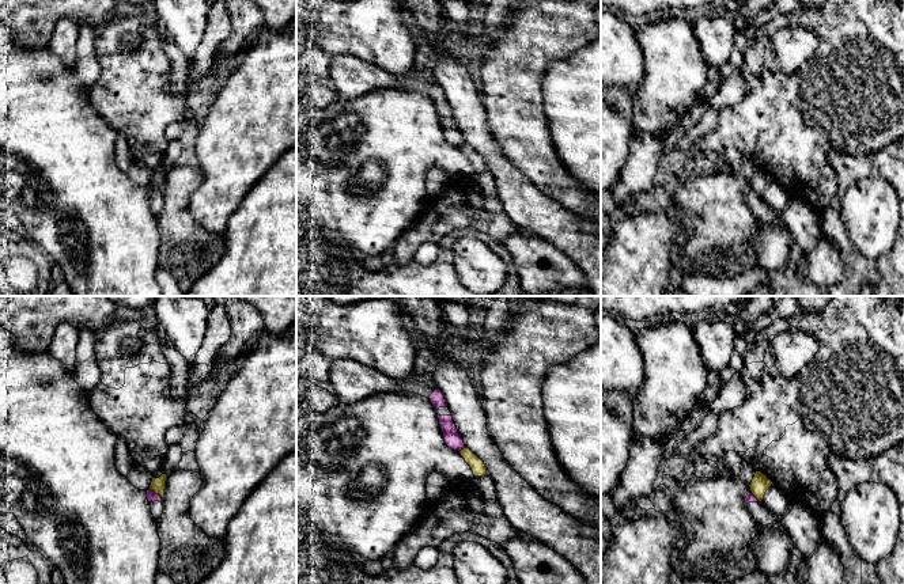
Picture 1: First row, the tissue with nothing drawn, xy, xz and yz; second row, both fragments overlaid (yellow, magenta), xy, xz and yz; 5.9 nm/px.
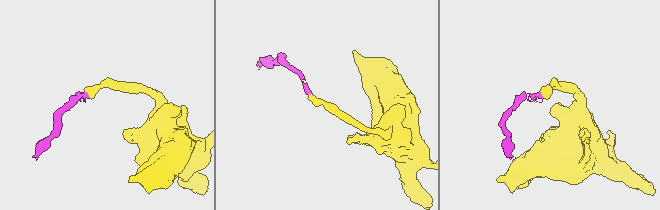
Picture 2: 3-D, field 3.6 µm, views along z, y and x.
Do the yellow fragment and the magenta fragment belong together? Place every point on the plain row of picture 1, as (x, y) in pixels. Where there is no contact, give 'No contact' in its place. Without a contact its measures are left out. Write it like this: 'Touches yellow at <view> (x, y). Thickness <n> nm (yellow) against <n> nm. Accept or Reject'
Touches yellow at xy (157, 189). Thickness 90 nm (yellow) against 60 nm. Reject

